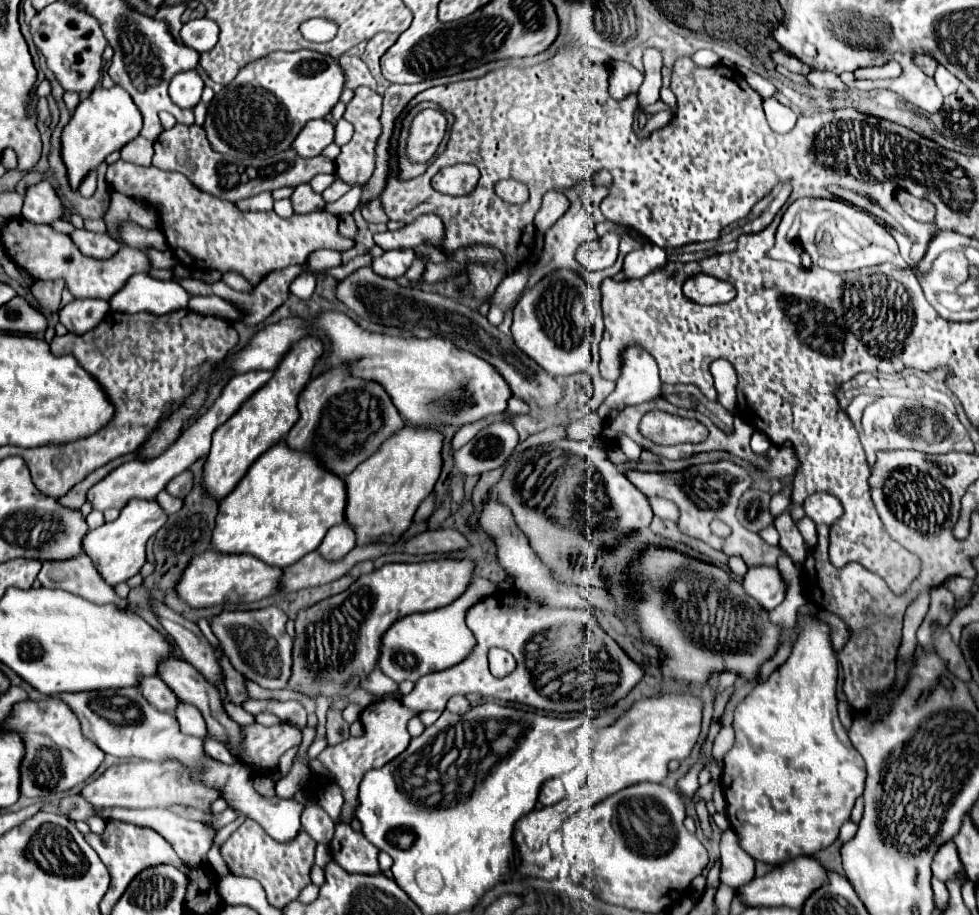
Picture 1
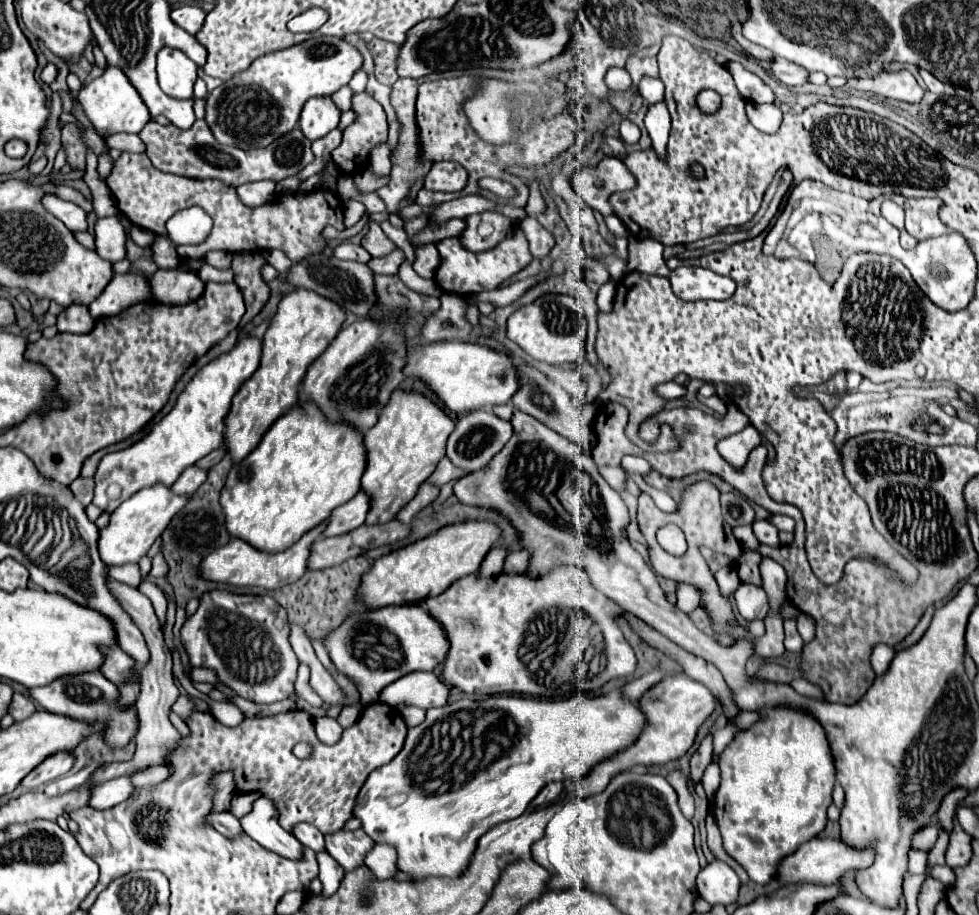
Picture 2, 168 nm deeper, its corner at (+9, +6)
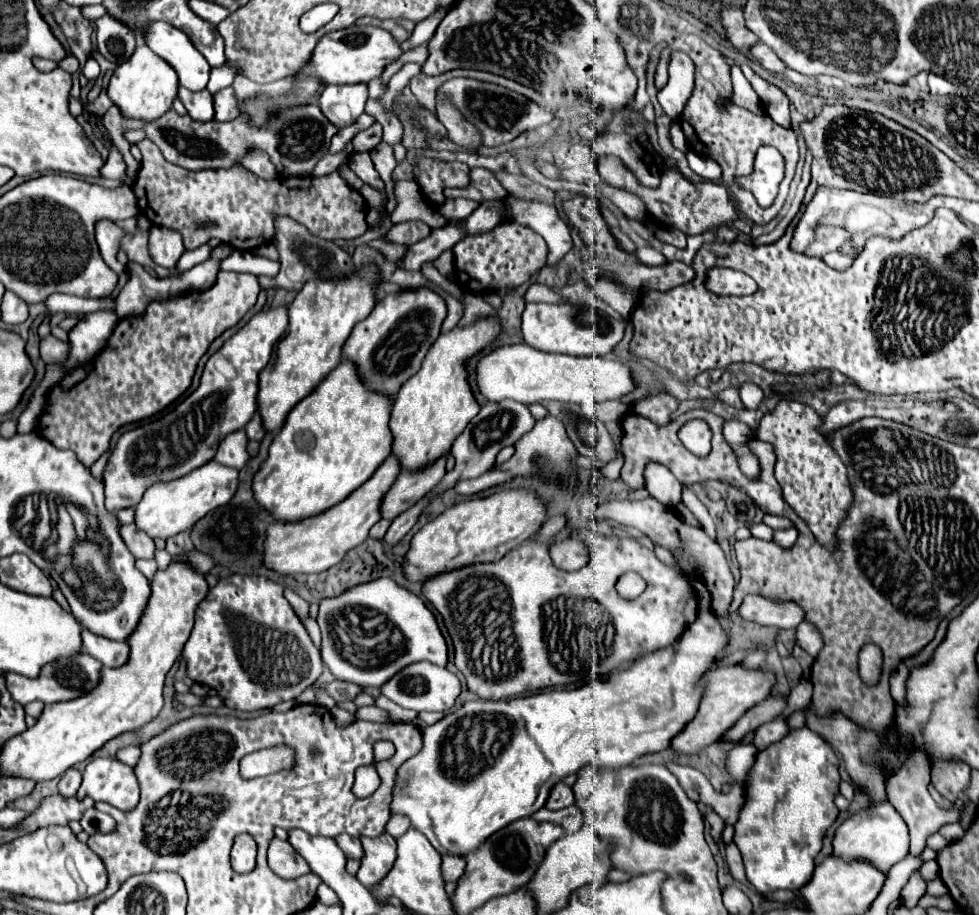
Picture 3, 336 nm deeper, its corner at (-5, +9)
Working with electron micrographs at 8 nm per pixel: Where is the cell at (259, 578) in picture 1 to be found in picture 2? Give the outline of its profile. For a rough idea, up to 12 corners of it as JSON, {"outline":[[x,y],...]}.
{"outline":[[328,520],[284,552],[232,538],[202,562],[202,576],[276,590],[308,570]]}

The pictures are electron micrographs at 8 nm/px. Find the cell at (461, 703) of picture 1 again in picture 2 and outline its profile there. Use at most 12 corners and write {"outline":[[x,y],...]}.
{"outline":[[410,672],[380,692],[392,708],[444,706],[434,672]]}

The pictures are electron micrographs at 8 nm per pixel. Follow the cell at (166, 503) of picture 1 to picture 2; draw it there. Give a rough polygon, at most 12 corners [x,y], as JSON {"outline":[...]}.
{"outline":[[186,468],[172,484],[174,492],[196,492],[208,478],[208,470]]}

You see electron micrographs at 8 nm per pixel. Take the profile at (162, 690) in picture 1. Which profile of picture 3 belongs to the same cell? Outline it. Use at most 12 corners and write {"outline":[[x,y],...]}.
{"outline":[[82,631],[84,653],[104,667],[128,663],[128,643]]}

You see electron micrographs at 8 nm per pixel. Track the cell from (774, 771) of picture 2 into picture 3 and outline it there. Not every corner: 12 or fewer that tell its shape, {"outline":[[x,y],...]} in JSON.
{"outline":[[808,727],[758,753],[734,825],[758,891],[800,889],[838,817]]}

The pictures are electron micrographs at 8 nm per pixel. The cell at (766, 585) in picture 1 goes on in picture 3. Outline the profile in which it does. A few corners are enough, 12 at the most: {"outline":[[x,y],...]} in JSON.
{"outline":[[748,595],[742,619],[794,629],[804,611],[792,601]]}

